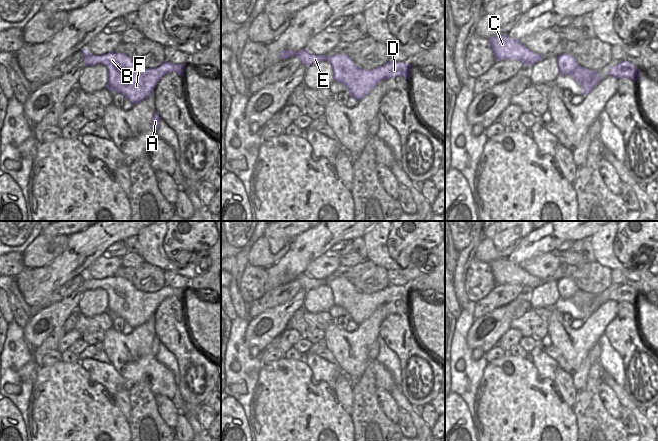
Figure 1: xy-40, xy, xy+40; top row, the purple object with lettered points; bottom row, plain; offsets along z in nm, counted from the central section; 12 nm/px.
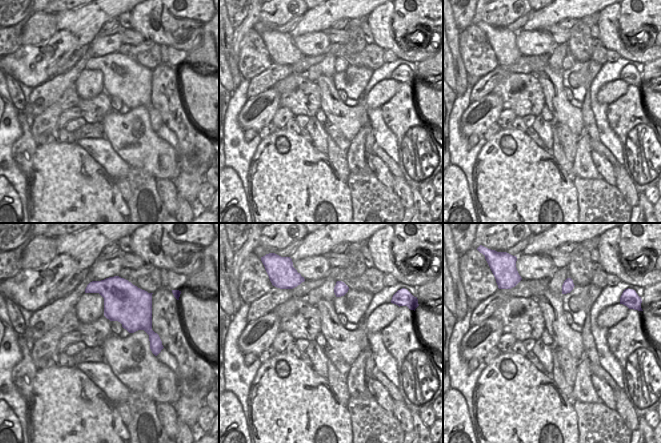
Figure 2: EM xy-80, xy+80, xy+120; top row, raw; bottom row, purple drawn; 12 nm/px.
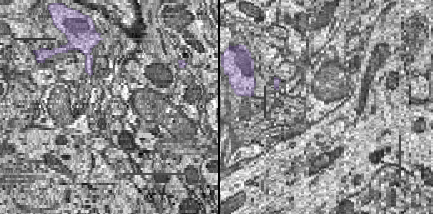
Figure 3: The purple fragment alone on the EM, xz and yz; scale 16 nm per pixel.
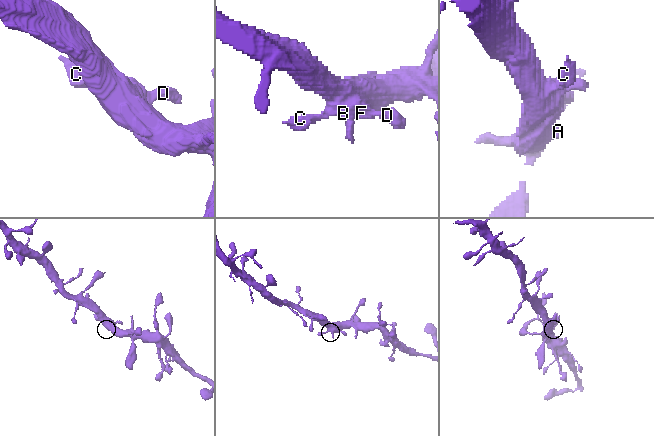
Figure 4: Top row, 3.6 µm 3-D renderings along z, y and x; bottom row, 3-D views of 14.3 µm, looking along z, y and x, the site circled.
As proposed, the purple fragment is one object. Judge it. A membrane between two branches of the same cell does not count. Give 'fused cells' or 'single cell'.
single cell

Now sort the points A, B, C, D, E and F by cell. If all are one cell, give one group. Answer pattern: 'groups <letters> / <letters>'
groups A B C D E F

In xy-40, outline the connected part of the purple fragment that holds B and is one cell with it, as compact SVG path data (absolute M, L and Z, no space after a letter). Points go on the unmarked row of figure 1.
M85 272L83 284L86 290L102 288L108 293L108 311L124 319L133 329L147 322L164 299L176 296L184 300L184 288L173 288L165 284L159 291L144 292L121 276L93 279Z

